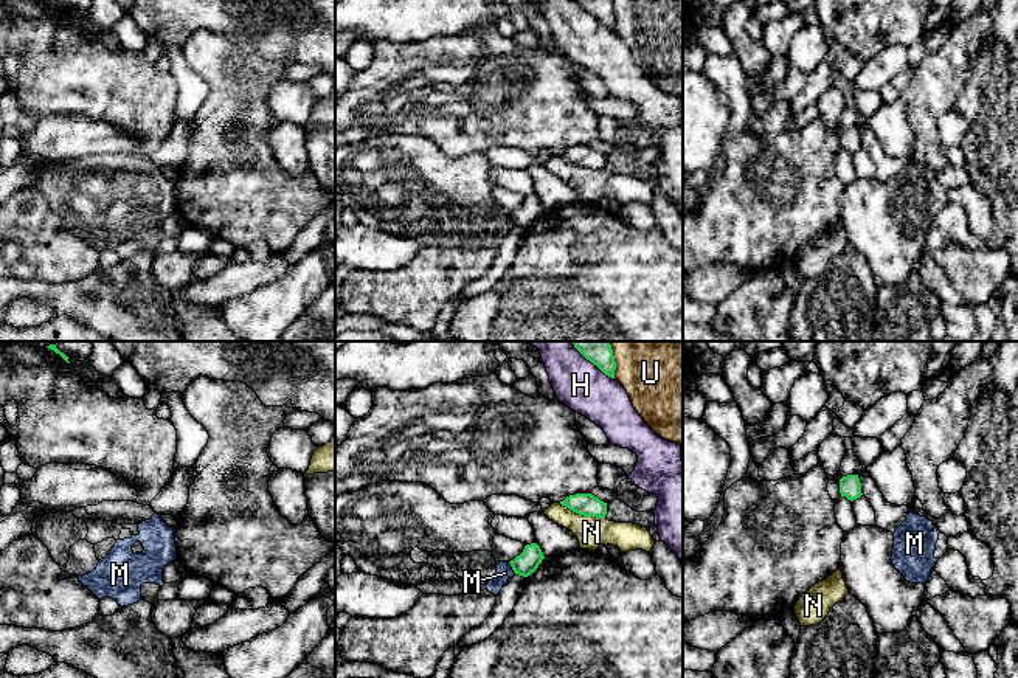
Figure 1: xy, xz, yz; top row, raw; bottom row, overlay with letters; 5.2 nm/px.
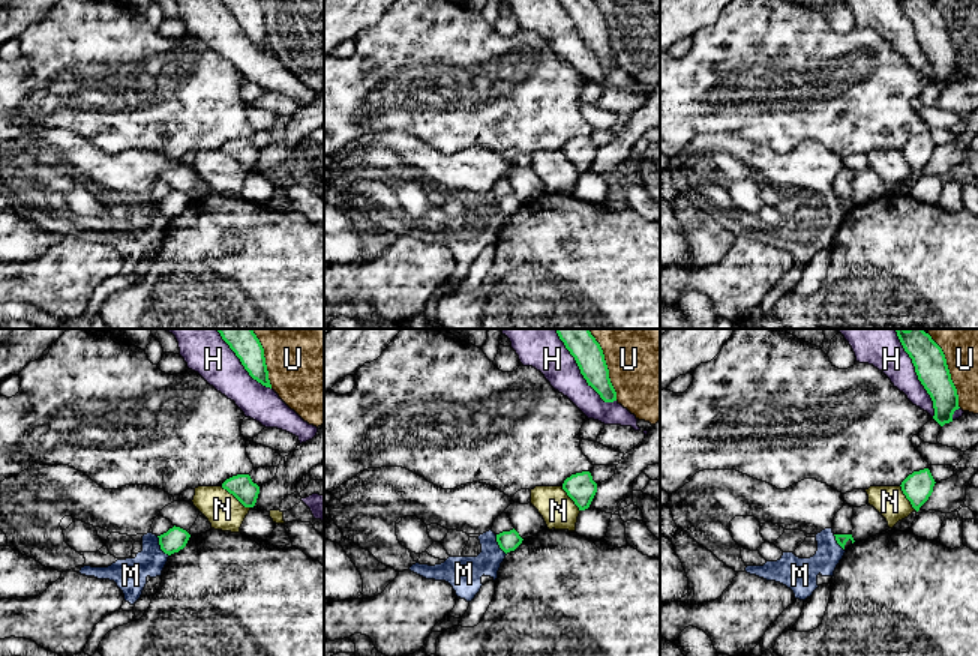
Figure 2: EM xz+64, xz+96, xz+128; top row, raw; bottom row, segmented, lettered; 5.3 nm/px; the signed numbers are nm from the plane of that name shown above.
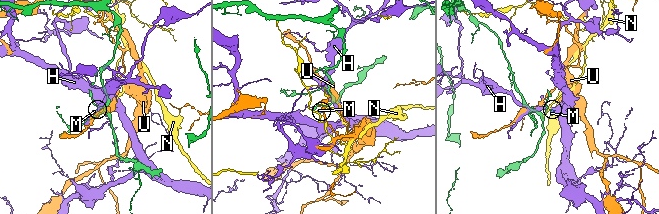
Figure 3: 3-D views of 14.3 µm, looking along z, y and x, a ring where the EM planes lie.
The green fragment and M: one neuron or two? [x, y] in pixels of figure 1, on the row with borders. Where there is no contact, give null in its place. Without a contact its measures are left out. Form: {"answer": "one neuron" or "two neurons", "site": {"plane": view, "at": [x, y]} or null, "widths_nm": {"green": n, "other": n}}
{"answer": "two neurons", "site": {"plane": "xz", "at": [512, 568]}, "widths_nm": {"green": 120, "other": 90}}

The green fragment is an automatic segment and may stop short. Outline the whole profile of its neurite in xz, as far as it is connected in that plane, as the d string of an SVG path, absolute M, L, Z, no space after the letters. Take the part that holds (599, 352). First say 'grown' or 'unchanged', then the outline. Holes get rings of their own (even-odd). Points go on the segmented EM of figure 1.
unchanged; M573 341L574 348L605 375L615 379L616 361L610 341Z

